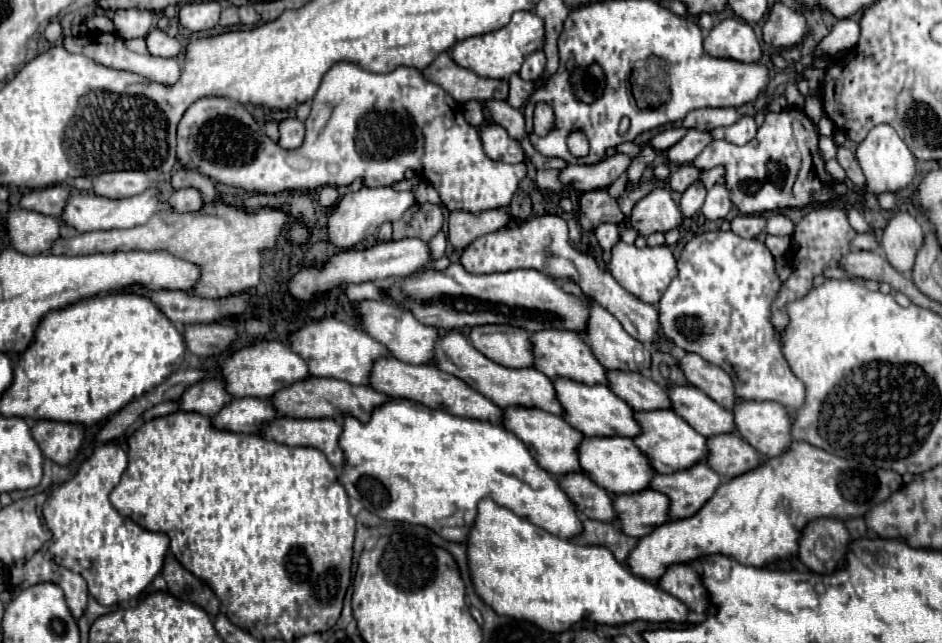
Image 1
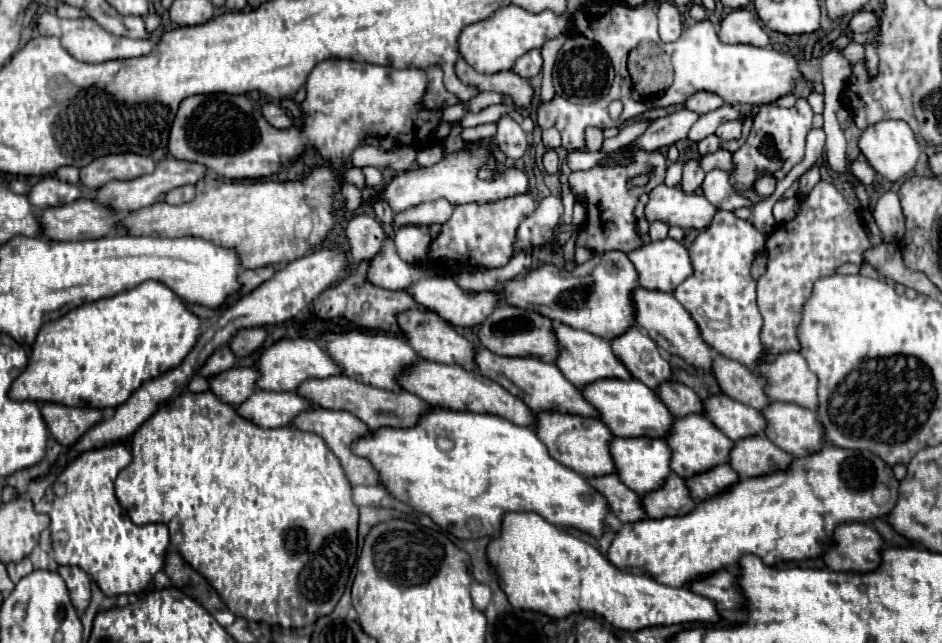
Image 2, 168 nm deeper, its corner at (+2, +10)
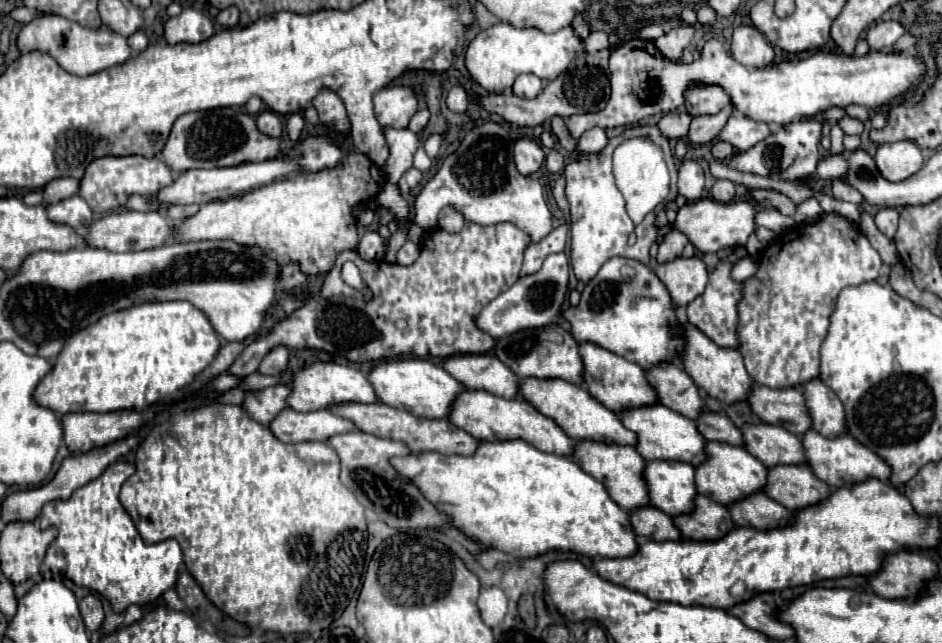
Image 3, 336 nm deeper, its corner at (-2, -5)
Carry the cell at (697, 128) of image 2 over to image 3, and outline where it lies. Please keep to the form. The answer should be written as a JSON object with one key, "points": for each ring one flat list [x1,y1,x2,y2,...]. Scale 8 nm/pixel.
{"points":[[731,115,721,133,715,137,715,141,727,141,737,151,747,151,749,147,757,145,765,135,769,135,771,129,765,123,747,119,743,115]]}

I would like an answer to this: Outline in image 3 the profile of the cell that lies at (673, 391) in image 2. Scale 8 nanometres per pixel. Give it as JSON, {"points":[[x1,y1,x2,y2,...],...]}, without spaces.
{"points":[[703,411,697,419,697,429,701,431,701,435,705,435,705,439,709,441,721,441,721,443,729,443,729,445,743,445,743,437,741,431,725,417,713,411]]}

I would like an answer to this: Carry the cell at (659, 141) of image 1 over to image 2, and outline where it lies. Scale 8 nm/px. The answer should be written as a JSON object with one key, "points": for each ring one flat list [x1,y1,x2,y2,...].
{"points":[[681,108,665,118,659,118,651,122,647,132,639,136,635,142,631,142,631,148,641,148,641,150,661,150,665,146,675,144,677,140,687,138,691,126,697,122,699,114,689,112,687,108]]}

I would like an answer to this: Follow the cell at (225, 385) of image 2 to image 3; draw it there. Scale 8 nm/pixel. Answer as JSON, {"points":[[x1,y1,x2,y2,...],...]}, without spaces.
{"points":[[273,385,259,391,249,391,243,401,243,409,251,419,255,419,261,425,267,425,275,415,287,407,285,399,289,395,289,387,285,385]]}

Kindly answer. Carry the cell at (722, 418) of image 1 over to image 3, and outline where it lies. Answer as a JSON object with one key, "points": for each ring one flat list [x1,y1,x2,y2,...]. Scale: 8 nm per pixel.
{"points":[[745,423,741,427,743,447,757,457,765,467,773,467,779,463,785,465,805,465,803,445,797,435,785,431,783,427,765,425,765,423]]}

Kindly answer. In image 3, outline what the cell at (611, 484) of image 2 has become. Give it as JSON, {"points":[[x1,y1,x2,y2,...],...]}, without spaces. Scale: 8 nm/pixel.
{"points":[[637,507,629,513,629,521,633,527,633,533,645,541,665,541,665,539,681,539,681,533,677,527,673,527,673,521,669,515,655,507]]}

